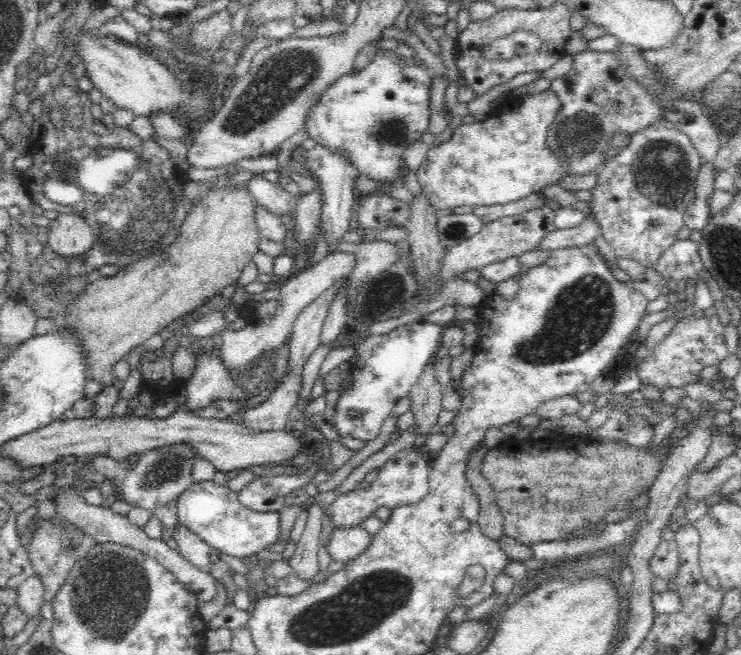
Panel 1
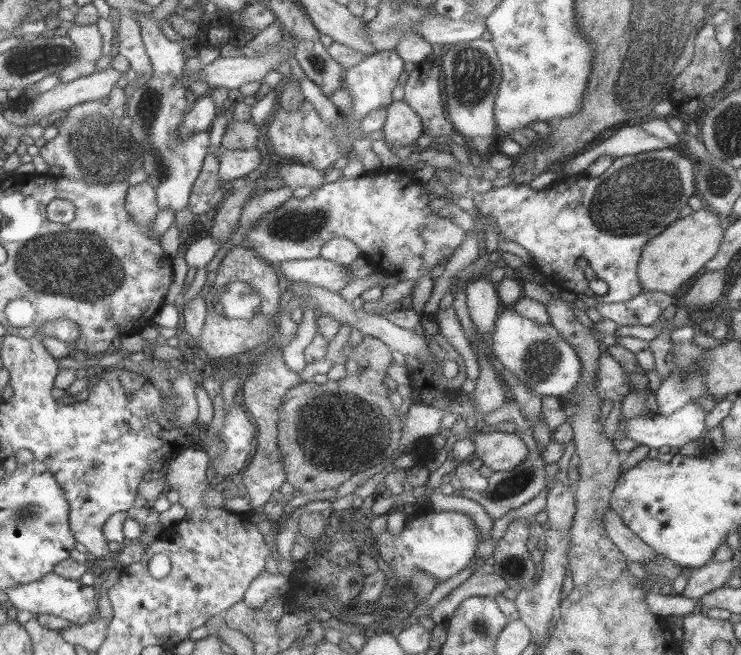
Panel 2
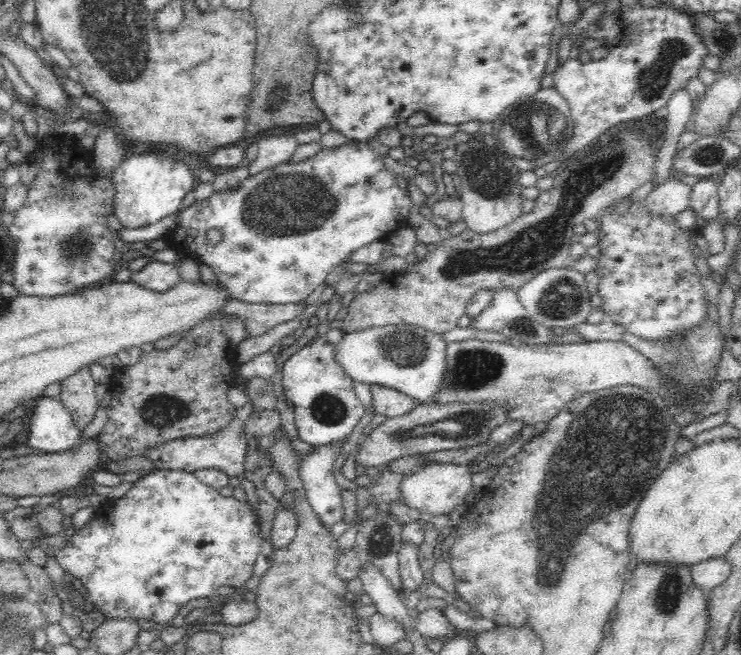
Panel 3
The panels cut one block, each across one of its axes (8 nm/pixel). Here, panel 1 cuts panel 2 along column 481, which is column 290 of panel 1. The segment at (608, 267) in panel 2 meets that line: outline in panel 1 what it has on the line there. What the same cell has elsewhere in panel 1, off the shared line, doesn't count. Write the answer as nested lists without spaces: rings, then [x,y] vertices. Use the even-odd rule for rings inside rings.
[[[254,178],[248,182],[249,192],[254,201],[258,204],[258,207],[262,207],[272,215],[276,217],[282,217],[285,215],[292,215],[295,212],[295,204],[297,197],[287,192],[278,183],[269,182],[266,178]]]

